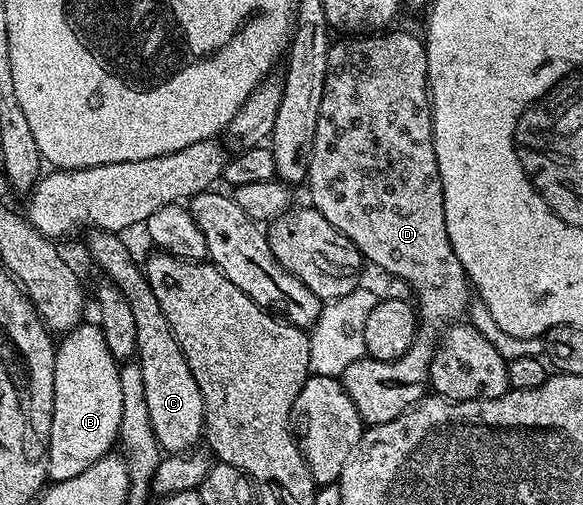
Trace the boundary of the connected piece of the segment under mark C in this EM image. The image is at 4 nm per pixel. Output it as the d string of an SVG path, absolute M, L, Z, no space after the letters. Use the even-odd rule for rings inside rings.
M94 230L90 234L87 245L94 263L119 287L119 291L123 291L135 315L136 360L143 371L143 392L147 395L147 412L151 415L155 439L166 454L192 450L206 430L205 404L199 383L195 383L195 375L191 375L191 367L187 367L187 359L183 359L183 351L171 331L171 323L167 323L167 315L163 315L155 291L151 291L142 266L133 262L123 237L105 230Z

